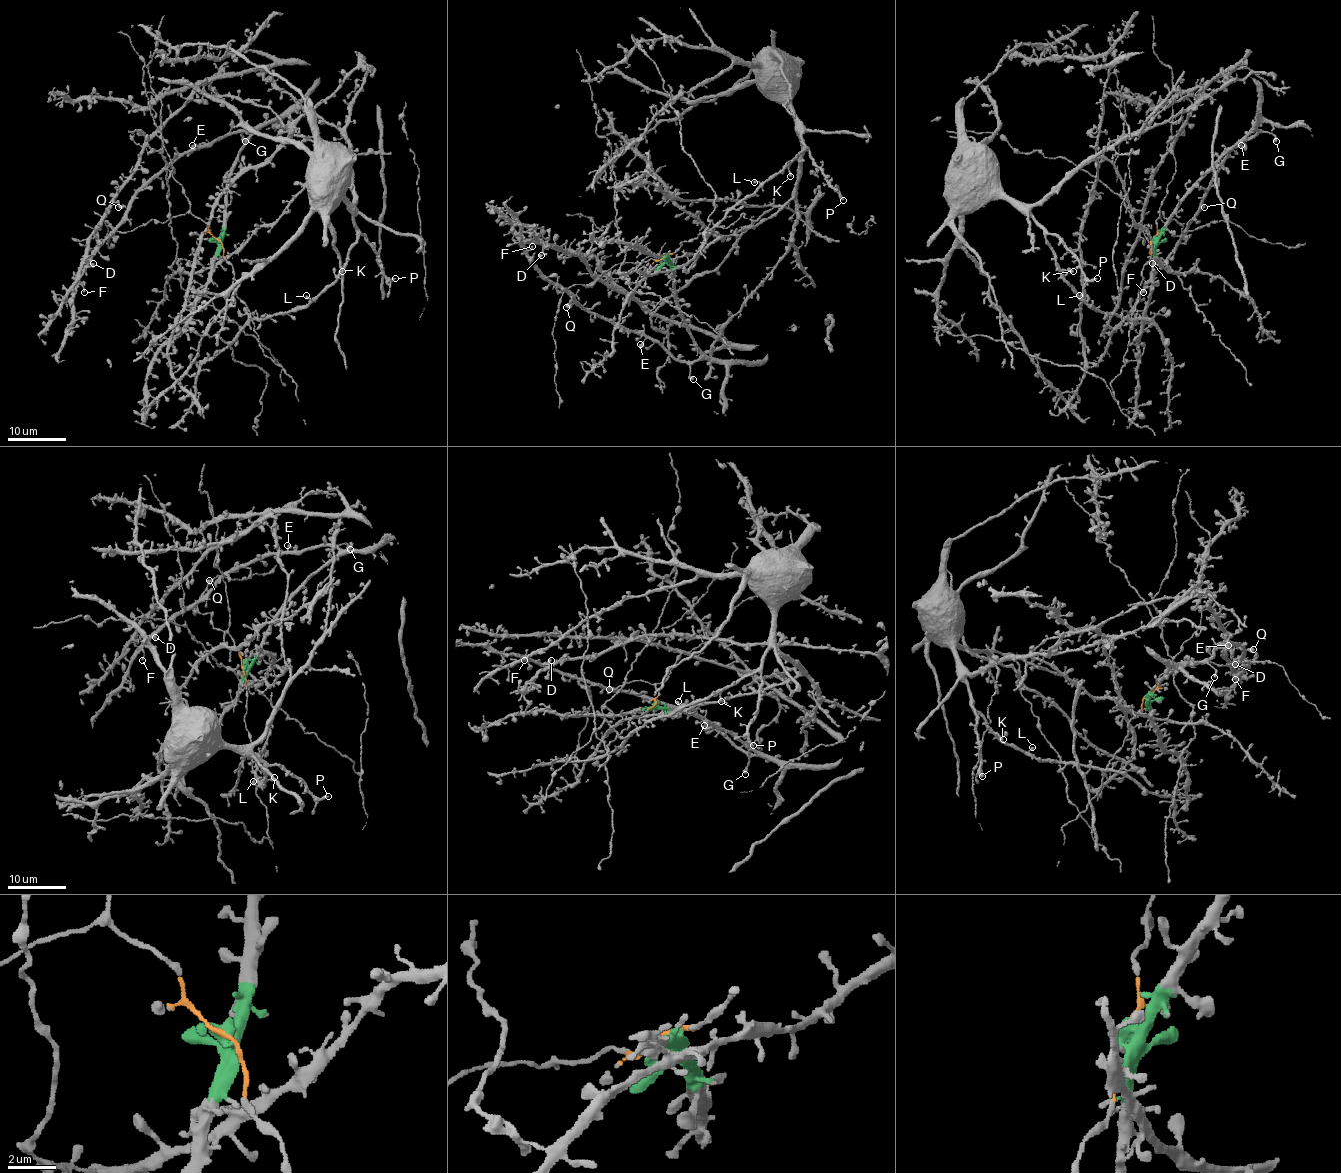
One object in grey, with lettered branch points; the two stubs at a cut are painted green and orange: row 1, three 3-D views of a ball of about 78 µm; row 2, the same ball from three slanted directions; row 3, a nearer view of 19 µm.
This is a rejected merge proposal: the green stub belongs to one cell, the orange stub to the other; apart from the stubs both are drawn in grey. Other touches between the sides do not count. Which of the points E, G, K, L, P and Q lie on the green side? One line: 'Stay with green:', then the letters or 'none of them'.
Stay with green: E, G, Q

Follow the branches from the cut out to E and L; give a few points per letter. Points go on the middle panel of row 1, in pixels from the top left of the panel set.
E: (666, 256), (673, 276), (674, 304), (699, 357), (692, 361), (680, 361), (657, 342), (647, 348), (639, 344)
L: (666, 256), (701, 232), (708, 235), (760, 182), (754, 182)

